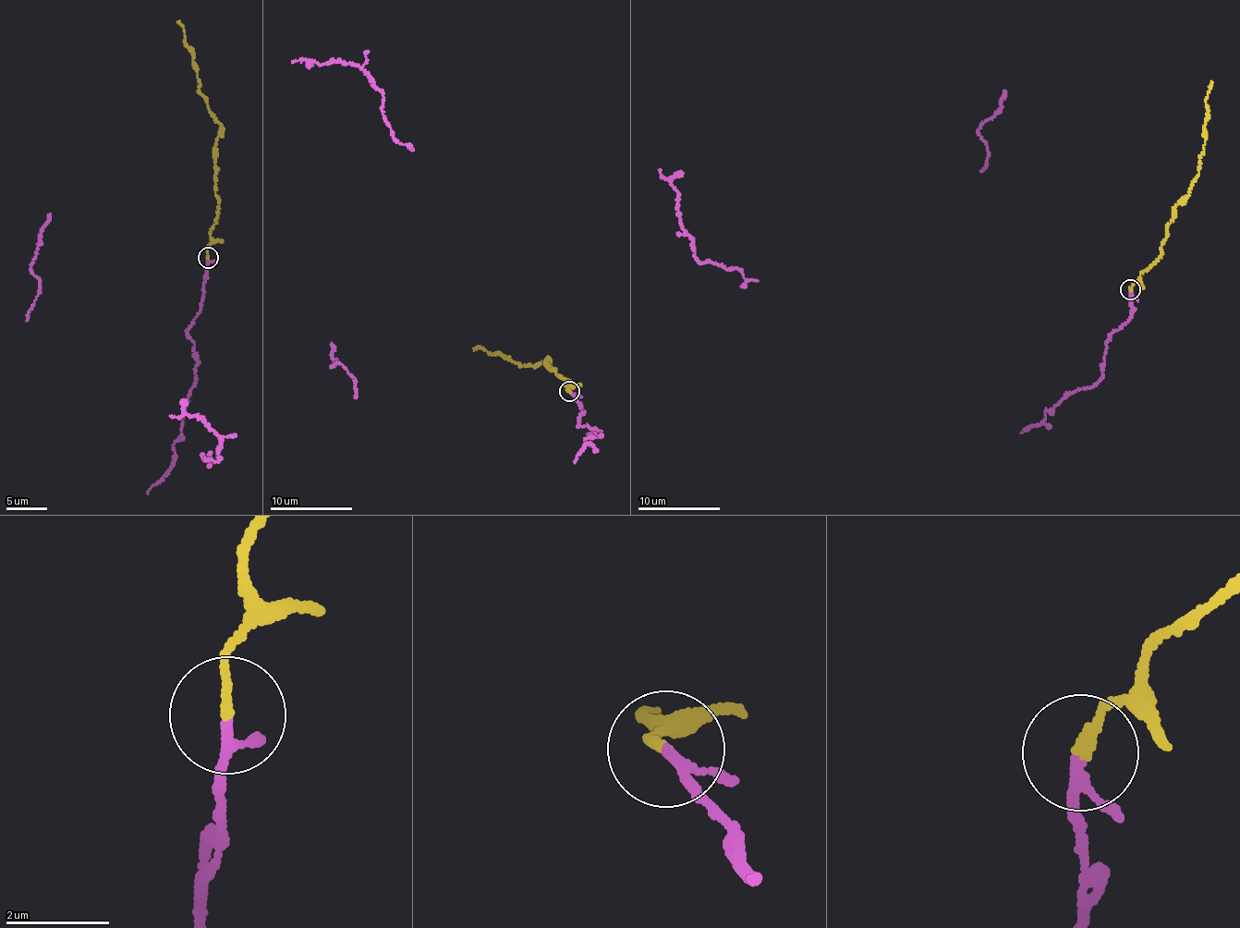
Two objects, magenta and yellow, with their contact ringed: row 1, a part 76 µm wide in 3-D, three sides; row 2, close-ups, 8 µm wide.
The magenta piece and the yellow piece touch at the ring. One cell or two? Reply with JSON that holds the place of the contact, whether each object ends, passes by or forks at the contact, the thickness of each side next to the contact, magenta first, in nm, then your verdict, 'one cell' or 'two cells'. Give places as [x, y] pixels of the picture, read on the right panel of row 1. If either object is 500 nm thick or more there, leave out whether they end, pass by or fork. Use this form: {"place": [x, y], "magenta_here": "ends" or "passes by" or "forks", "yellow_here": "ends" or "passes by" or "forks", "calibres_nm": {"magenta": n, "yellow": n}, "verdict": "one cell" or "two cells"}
{"place": [1130, 289], "magenta_here": "passes by", "yellow_here": "ends", "calibres_nm": {"magenta": 150, "yellow": 180}, "verdict": "one cell"}

